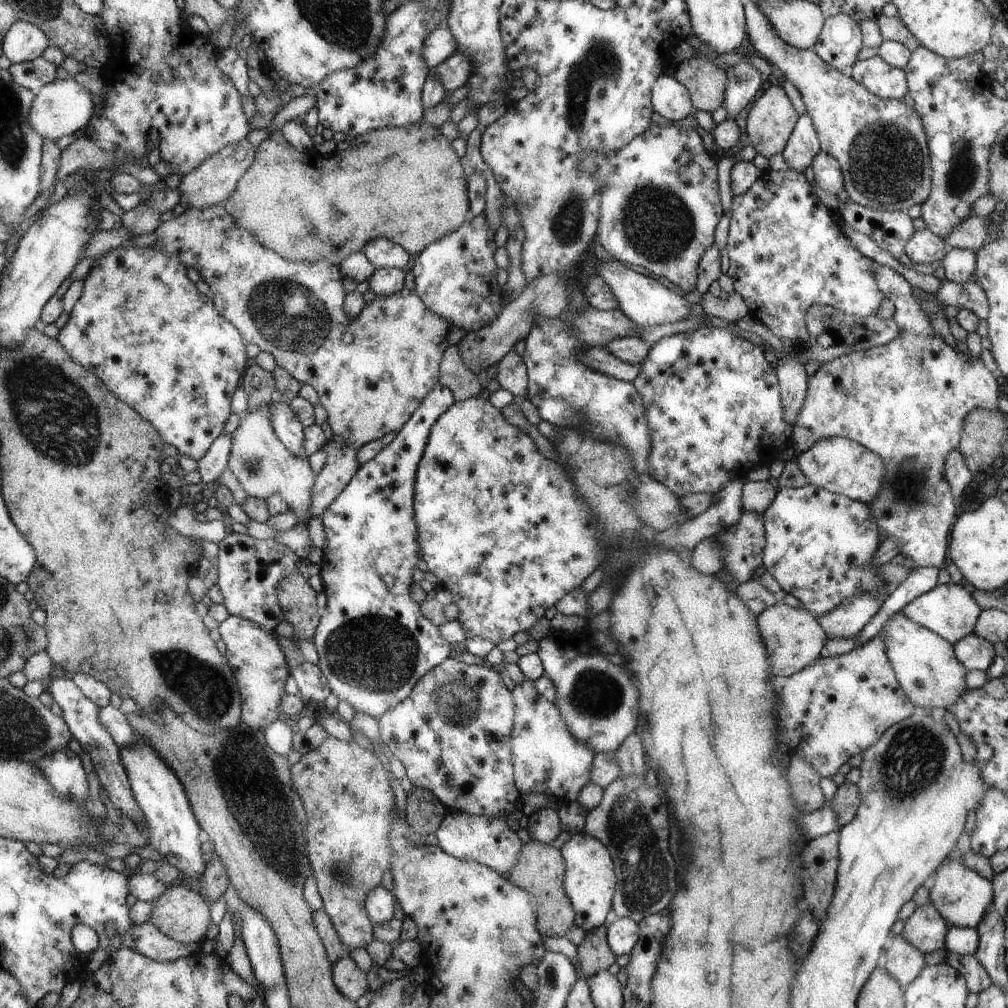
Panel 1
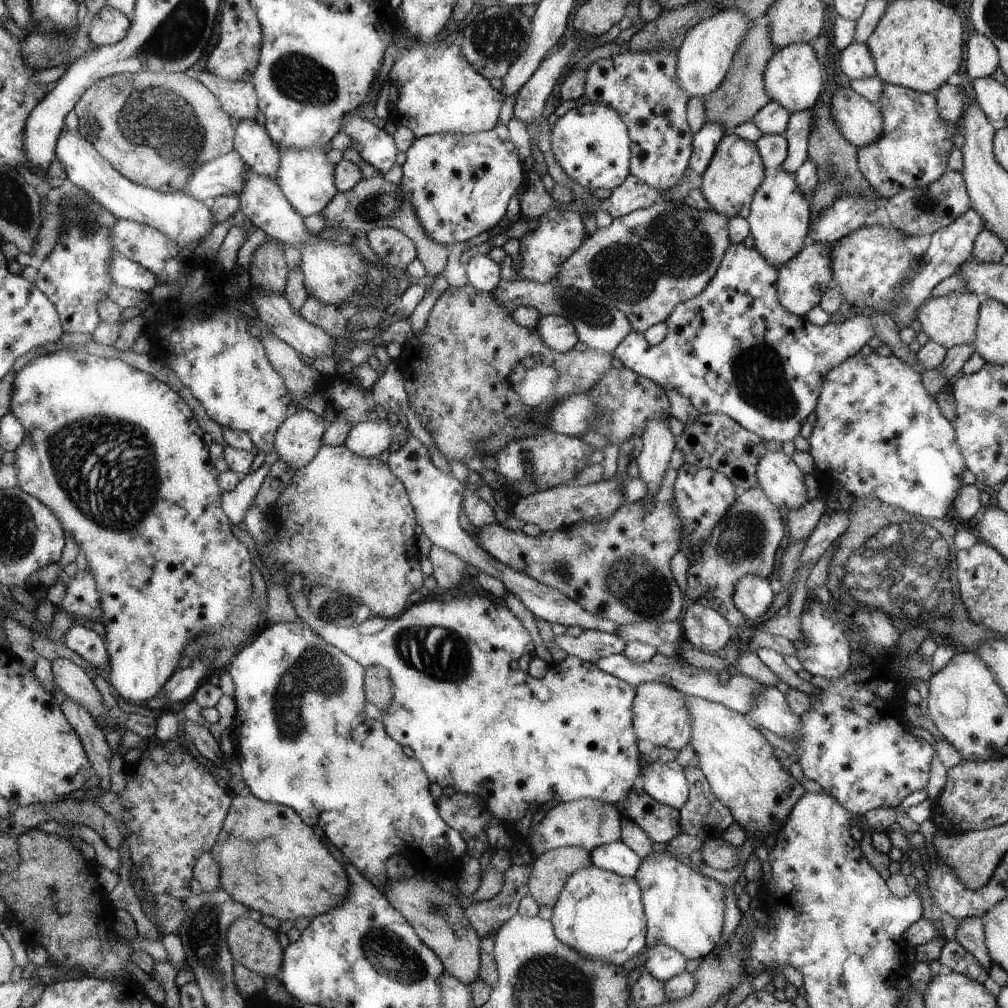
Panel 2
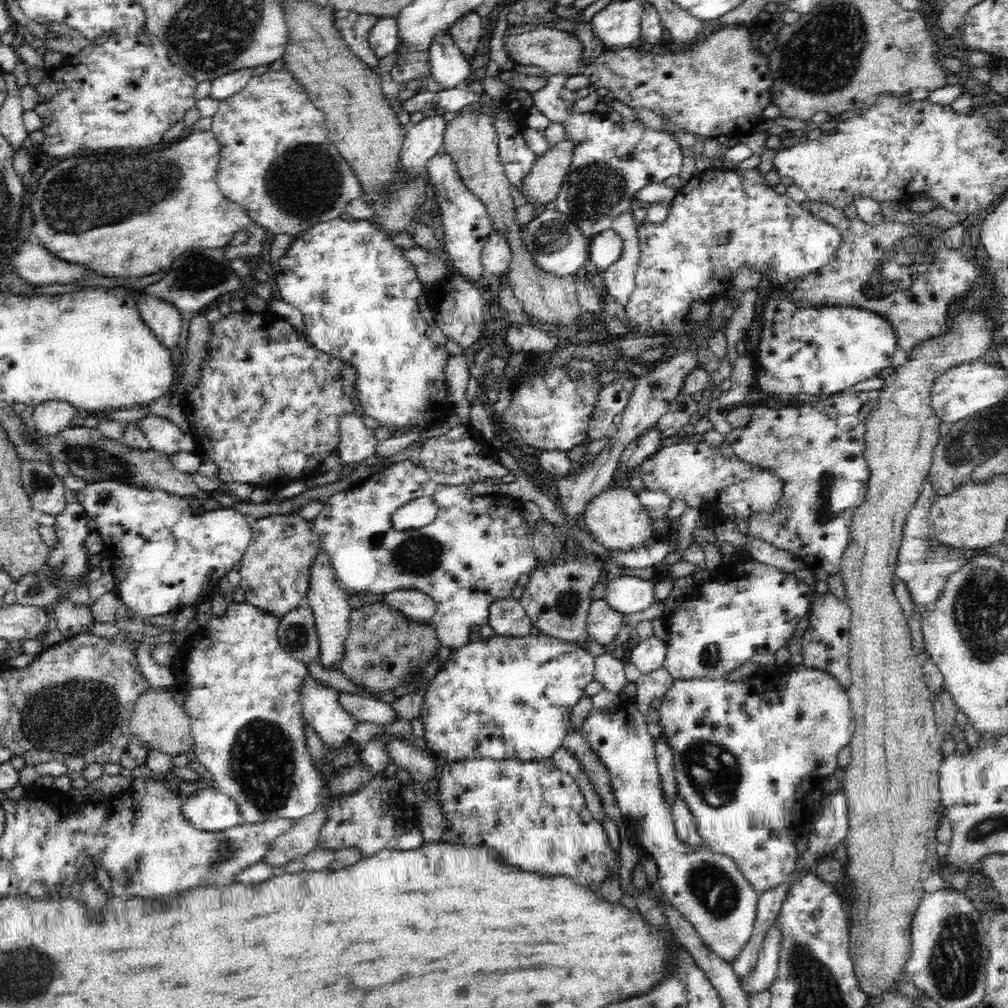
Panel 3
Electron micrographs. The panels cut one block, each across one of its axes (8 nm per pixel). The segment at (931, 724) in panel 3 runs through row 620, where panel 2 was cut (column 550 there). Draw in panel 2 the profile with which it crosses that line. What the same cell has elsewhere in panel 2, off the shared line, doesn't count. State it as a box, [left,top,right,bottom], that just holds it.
[528,847,592,908]

